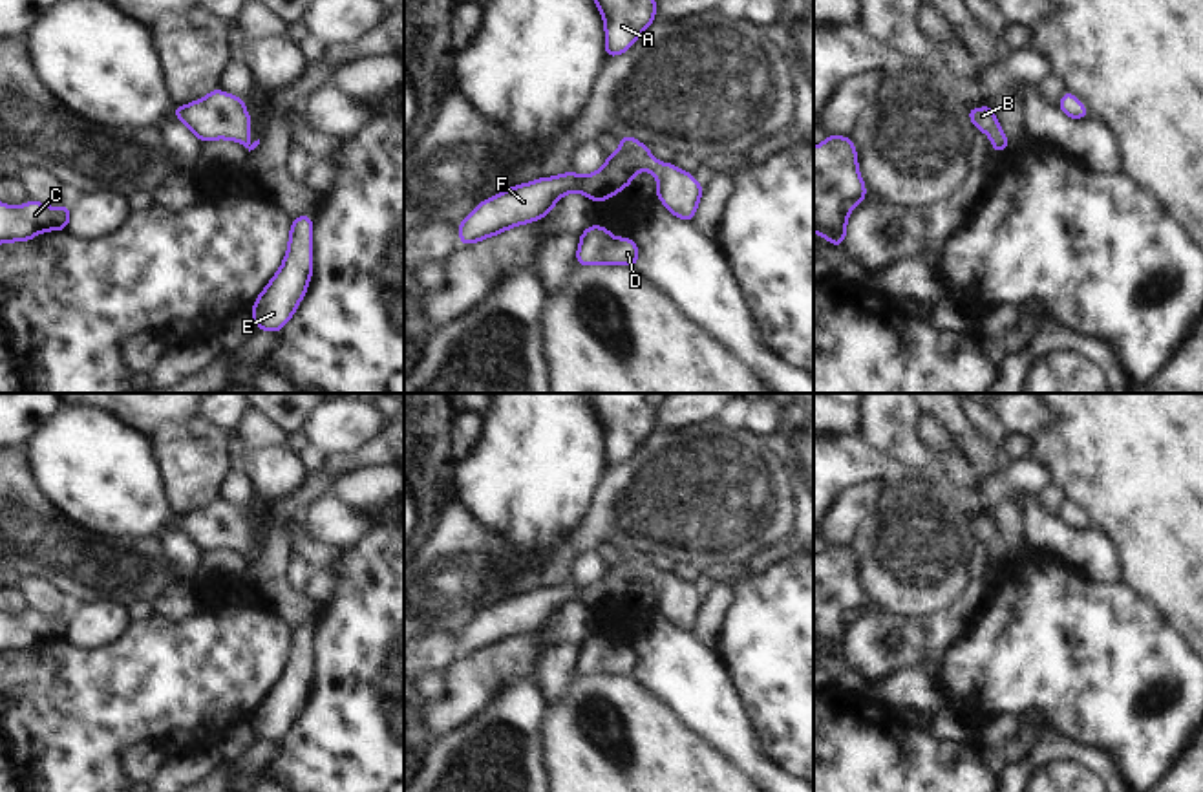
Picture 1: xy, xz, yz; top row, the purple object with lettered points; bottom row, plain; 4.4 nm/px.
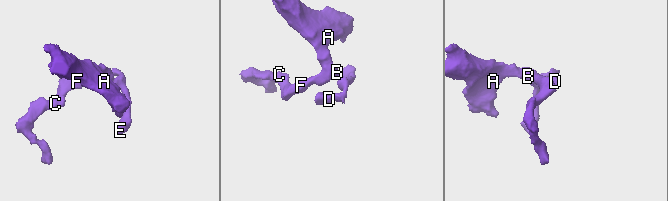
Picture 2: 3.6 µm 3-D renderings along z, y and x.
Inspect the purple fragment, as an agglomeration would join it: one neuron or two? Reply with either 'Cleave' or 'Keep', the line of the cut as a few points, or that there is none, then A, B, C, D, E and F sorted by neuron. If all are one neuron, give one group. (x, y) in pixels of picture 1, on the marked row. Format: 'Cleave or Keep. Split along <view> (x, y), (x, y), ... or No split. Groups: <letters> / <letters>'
Keep. No split. Groups: A B C D E F.

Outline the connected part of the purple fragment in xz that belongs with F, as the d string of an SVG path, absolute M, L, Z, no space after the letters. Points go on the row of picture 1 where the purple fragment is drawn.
M620 135L622 148L607 155L607 163L591 176L576 176L572 170L556 177L541 177L527 185L516 185L490 199L481 201L475 210L457 227L463 245L495 236L506 229L538 221L567 192L581 192L600 203L629 187L634 174L649 170L658 179L656 199L673 216L693 221L704 187L693 174L671 163L658 163L647 144L631 135Z

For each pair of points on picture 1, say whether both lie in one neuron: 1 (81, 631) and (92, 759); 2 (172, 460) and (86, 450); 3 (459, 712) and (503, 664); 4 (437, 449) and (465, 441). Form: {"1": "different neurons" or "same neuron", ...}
{"1": "different neurons", "2": "different neurons", "3": "same neuron", "4": "different neurons"}

